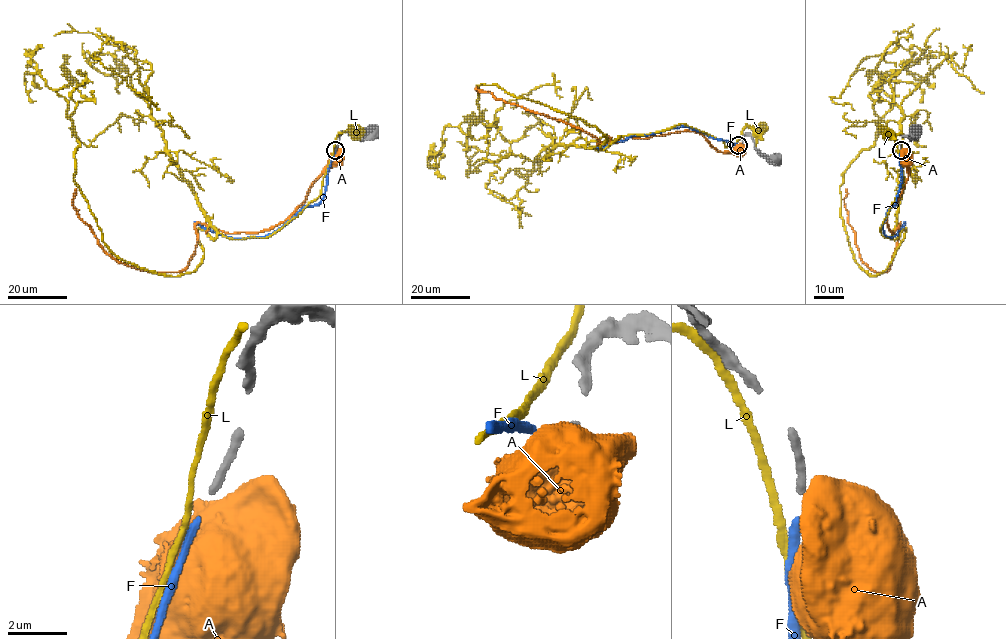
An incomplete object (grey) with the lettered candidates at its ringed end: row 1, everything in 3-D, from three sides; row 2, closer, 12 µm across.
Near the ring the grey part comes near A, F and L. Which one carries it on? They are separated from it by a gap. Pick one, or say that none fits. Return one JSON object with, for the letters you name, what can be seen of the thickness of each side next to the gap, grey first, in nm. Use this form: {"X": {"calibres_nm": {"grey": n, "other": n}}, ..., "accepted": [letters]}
{"F": {"calibres_nm": {"grey": 280, "other": 260}}, "accepted": ["F"]}

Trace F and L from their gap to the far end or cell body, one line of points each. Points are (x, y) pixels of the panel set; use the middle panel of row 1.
F: (737, 145), (678, 126), (631, 135), (597, 148)
L: (737, 143), (746, 127), (759, 133)

